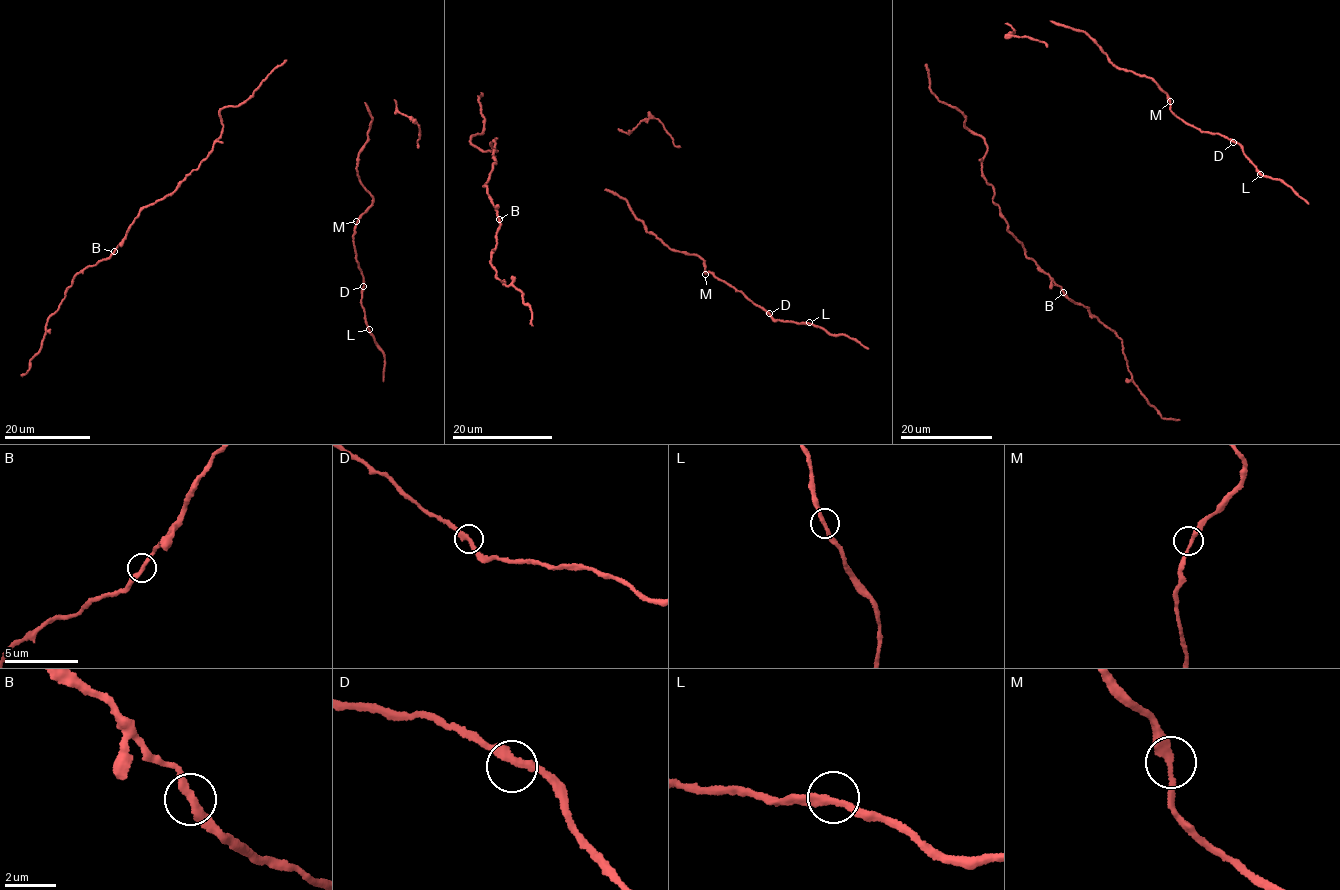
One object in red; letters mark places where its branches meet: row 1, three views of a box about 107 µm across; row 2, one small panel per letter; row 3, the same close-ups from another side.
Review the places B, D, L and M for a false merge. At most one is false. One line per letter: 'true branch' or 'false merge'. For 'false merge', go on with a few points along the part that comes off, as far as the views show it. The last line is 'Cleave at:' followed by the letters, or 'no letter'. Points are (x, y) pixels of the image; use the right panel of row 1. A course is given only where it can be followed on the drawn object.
B: false merge; foreign part runs (1063, 292), (1075, 303), (1089, 307), (1091, 314), (1113, 329), (1122, 341), (1131, 381), (1161, 417), (1180, 420)
D: true branch
L: true branch
M: true branch
Cleave at: B

